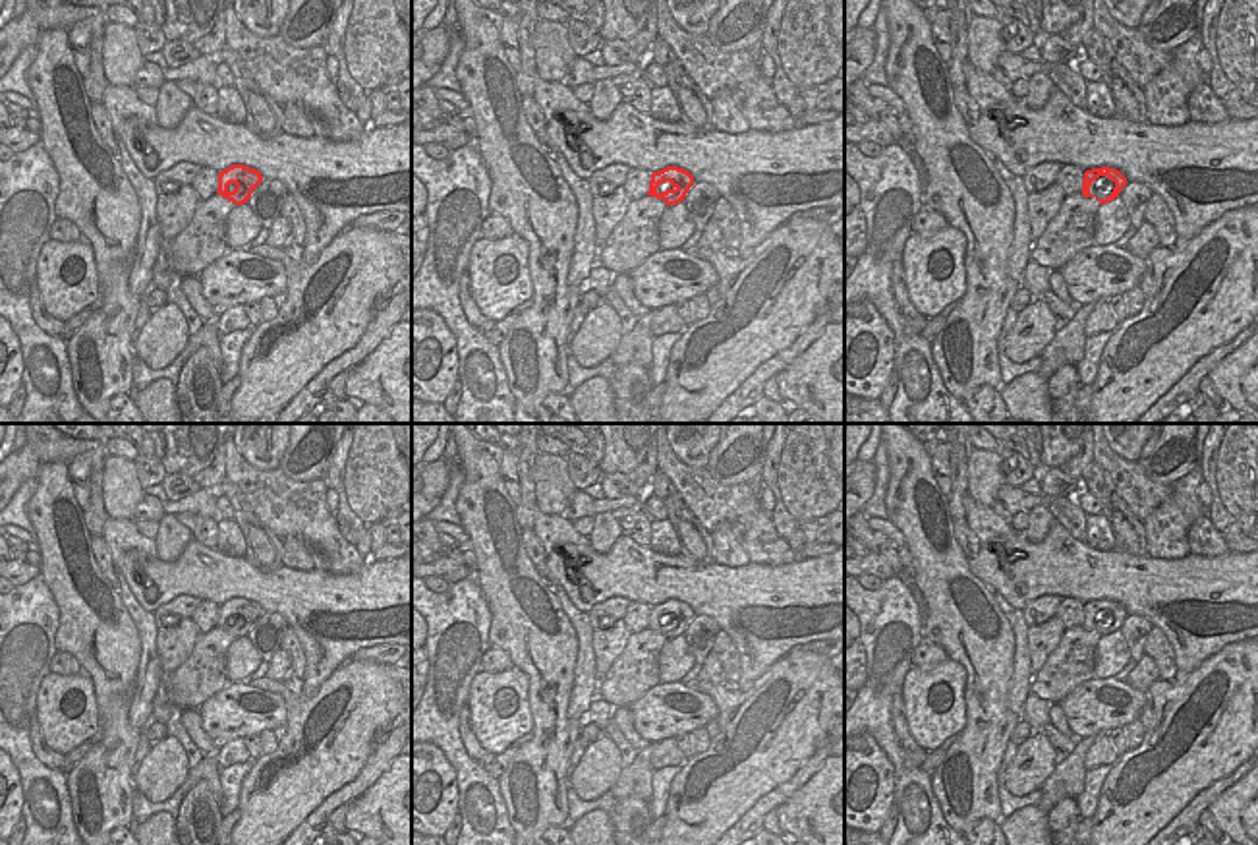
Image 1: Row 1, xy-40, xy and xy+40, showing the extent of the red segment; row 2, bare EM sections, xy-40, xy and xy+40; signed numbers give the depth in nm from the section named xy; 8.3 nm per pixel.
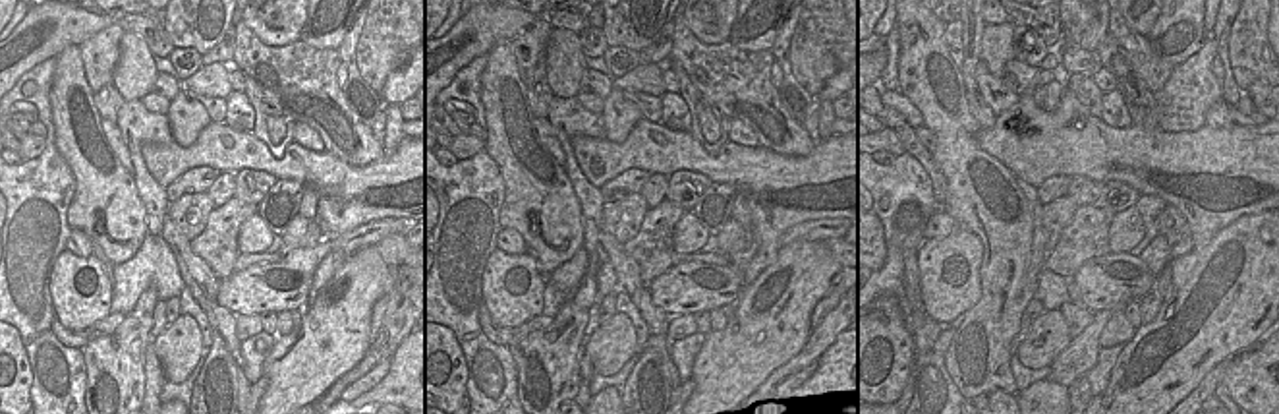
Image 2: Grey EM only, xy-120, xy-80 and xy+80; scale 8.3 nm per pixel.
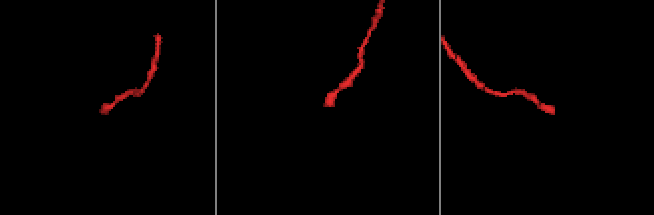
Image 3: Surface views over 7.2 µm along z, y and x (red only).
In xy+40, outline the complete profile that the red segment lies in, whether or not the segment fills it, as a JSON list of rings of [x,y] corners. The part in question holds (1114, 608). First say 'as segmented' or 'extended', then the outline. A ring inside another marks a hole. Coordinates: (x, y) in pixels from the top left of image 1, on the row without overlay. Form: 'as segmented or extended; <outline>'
extended; [[[1092,601],[1084,605],[1082,628],[1096,630],[1101,636],[1109,636],[1123,626],[1127,611],[1115,601]]]

